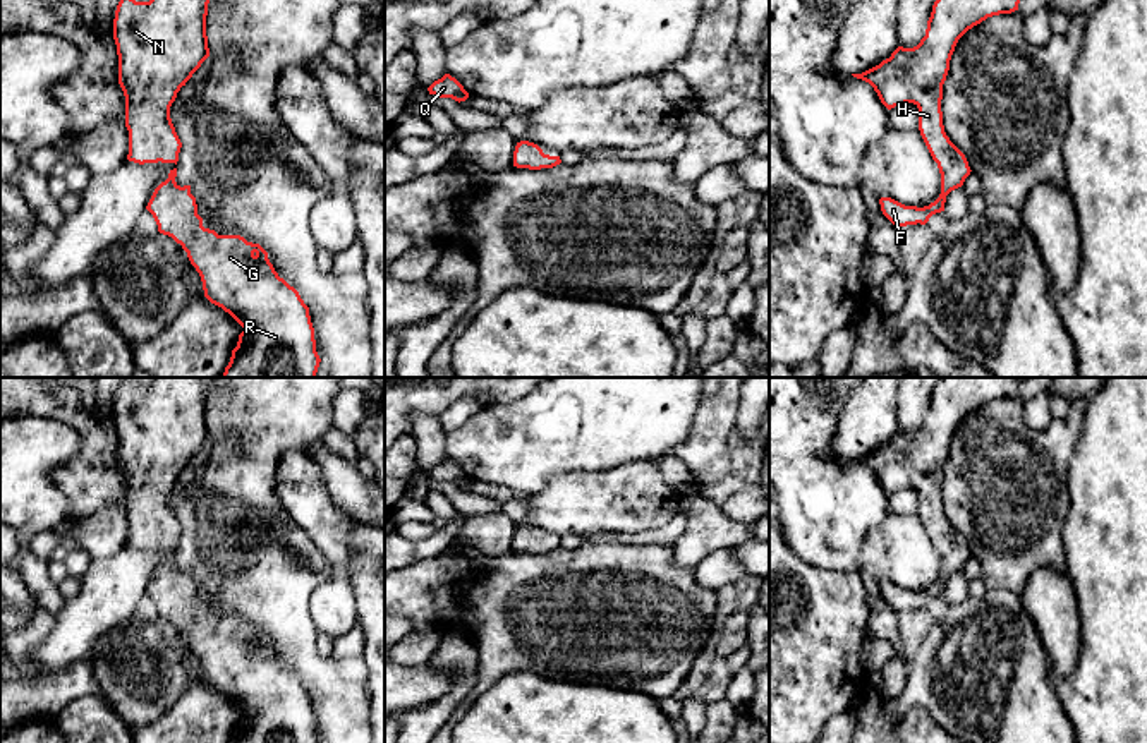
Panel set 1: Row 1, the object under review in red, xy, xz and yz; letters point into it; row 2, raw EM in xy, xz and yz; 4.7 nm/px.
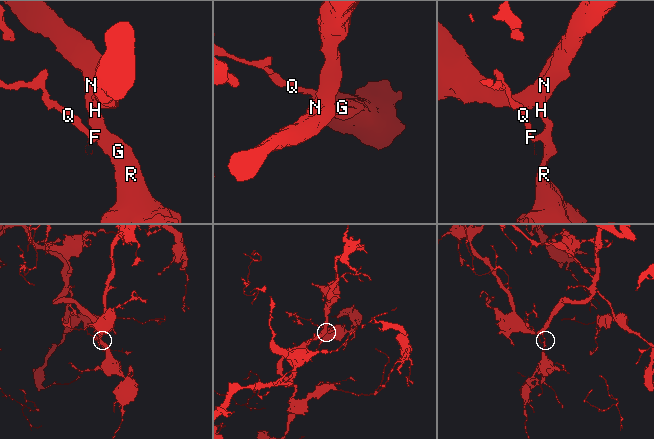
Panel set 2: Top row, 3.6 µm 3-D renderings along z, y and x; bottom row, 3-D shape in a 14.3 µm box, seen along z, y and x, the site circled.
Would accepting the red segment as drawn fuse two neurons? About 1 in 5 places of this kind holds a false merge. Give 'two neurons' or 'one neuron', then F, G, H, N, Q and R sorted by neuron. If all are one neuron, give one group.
one neuron; groups F G H N Q R

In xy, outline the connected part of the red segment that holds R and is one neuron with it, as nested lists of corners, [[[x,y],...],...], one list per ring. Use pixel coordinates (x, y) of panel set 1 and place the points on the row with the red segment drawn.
[[[177,168],[146,209],[158,232],[187,252],[204,297],[244,328],[222,378],[316,378],[321,359],[299,292],[278,276],[259,244],[204,228],[191,185],[180,187],[175,177]]]

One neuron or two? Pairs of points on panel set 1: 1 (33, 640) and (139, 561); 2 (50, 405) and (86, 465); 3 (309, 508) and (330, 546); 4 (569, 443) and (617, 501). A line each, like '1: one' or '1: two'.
1: two
2: one
3: one
4: two

